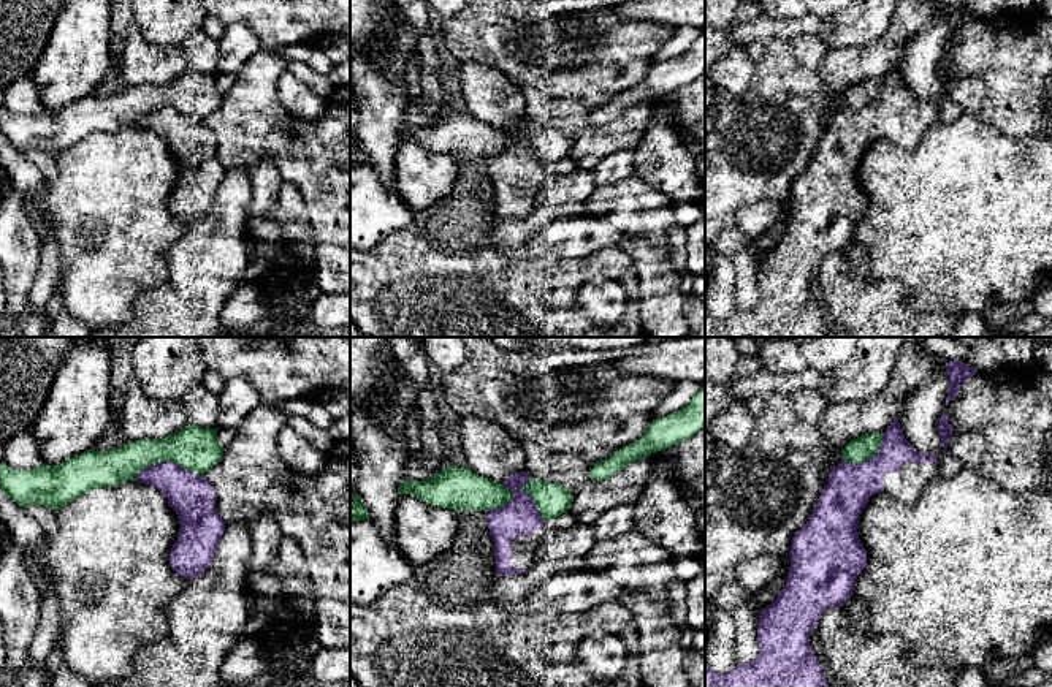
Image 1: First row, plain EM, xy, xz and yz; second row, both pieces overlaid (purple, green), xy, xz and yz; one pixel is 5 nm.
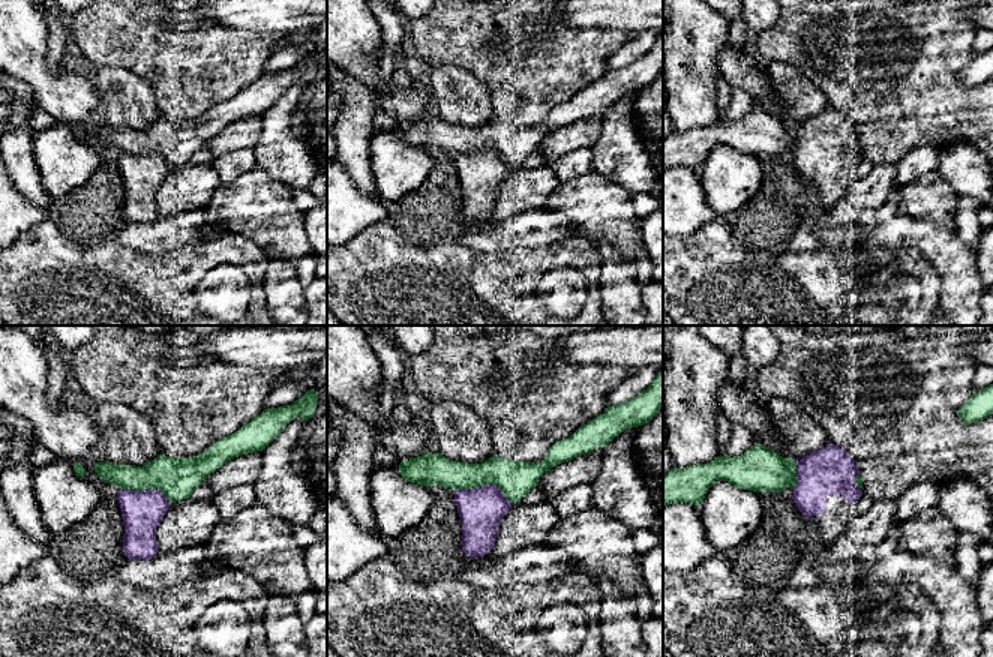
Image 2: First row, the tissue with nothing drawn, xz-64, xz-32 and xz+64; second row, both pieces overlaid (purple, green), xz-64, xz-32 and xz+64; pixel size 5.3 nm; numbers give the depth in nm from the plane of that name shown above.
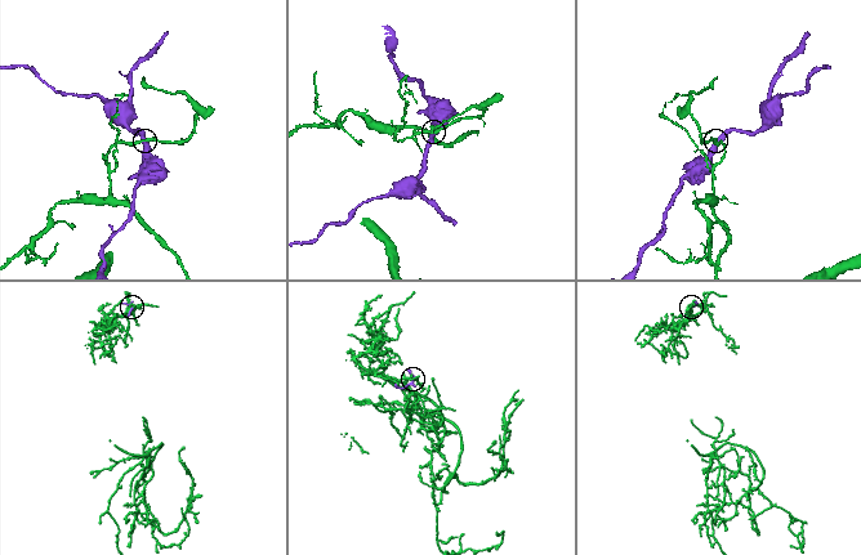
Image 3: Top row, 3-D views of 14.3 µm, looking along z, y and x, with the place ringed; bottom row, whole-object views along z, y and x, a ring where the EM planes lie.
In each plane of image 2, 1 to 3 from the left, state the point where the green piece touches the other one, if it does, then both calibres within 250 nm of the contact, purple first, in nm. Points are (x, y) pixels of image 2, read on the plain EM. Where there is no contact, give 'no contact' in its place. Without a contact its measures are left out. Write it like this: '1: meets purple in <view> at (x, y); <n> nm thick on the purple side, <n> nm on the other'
1: meets purple in xz-64 at (146, 153); 220 nm thick on the purple side, 220 nm on the other
2: meets purple in xz-32 at (485, 149); 240 nm thick on the purple side, 190 nm on the other
3: meets purple in xz+64 at (797, 138); 260 nm thick on the purple side, 240 nm on the other

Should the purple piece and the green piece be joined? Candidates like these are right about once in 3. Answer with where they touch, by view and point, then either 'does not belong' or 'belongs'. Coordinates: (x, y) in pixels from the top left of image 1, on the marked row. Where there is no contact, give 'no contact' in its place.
contact xy (168, 461); does not belong

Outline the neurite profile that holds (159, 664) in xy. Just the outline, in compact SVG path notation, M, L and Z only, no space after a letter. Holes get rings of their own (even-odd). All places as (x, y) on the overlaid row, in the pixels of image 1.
M166 636L141 646L133 673L114 687L181 687L182 671L182 655Z

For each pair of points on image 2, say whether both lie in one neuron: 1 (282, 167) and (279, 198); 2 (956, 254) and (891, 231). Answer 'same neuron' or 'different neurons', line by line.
1: different neurons
2: same neuron

